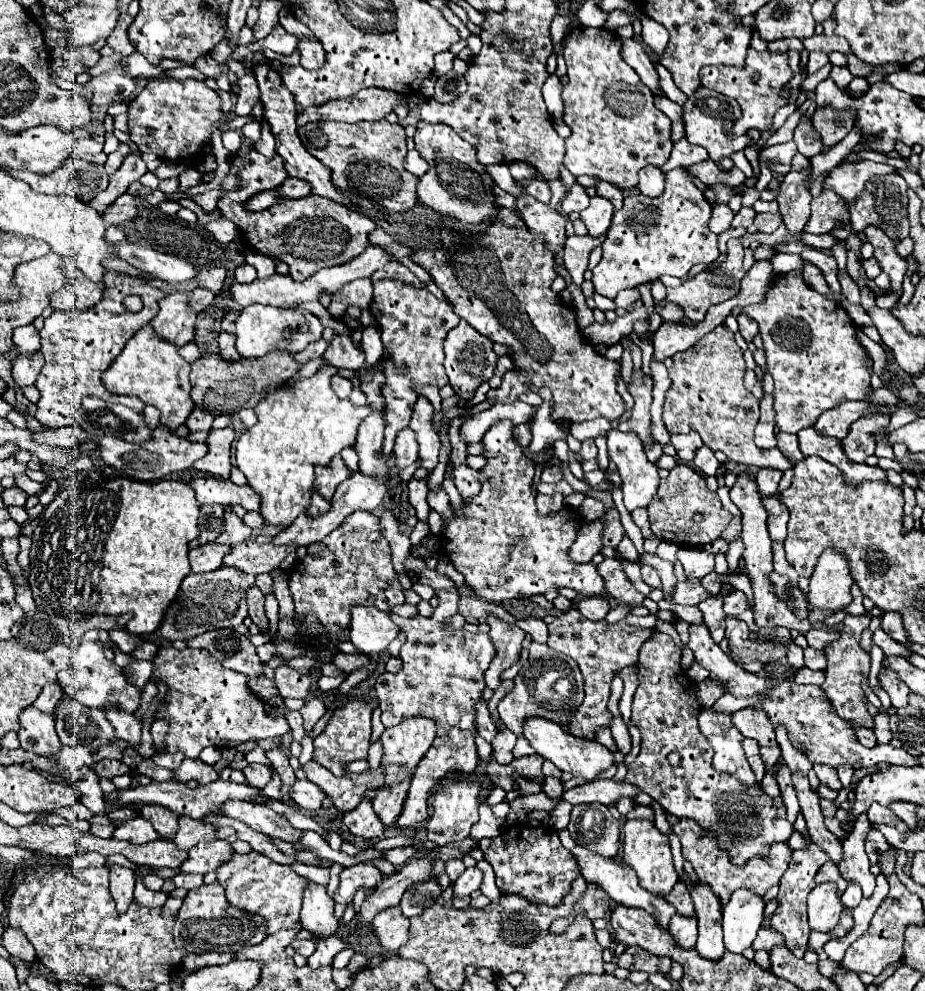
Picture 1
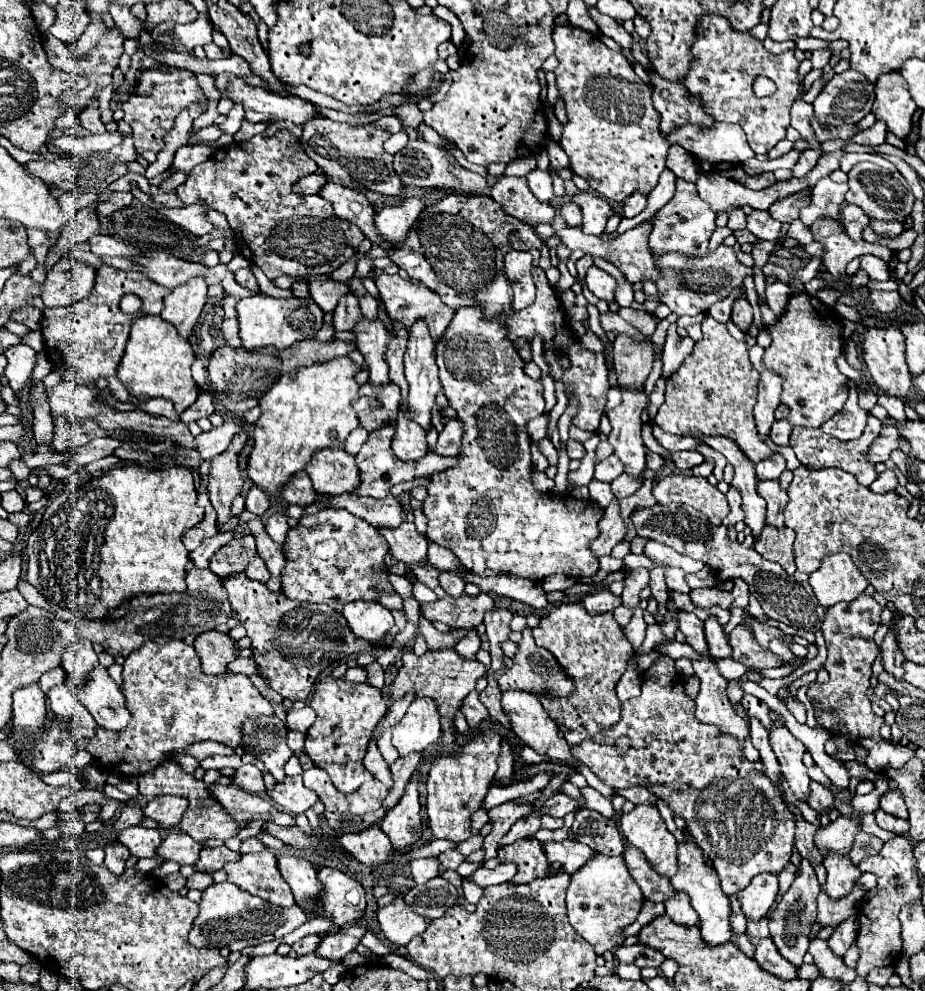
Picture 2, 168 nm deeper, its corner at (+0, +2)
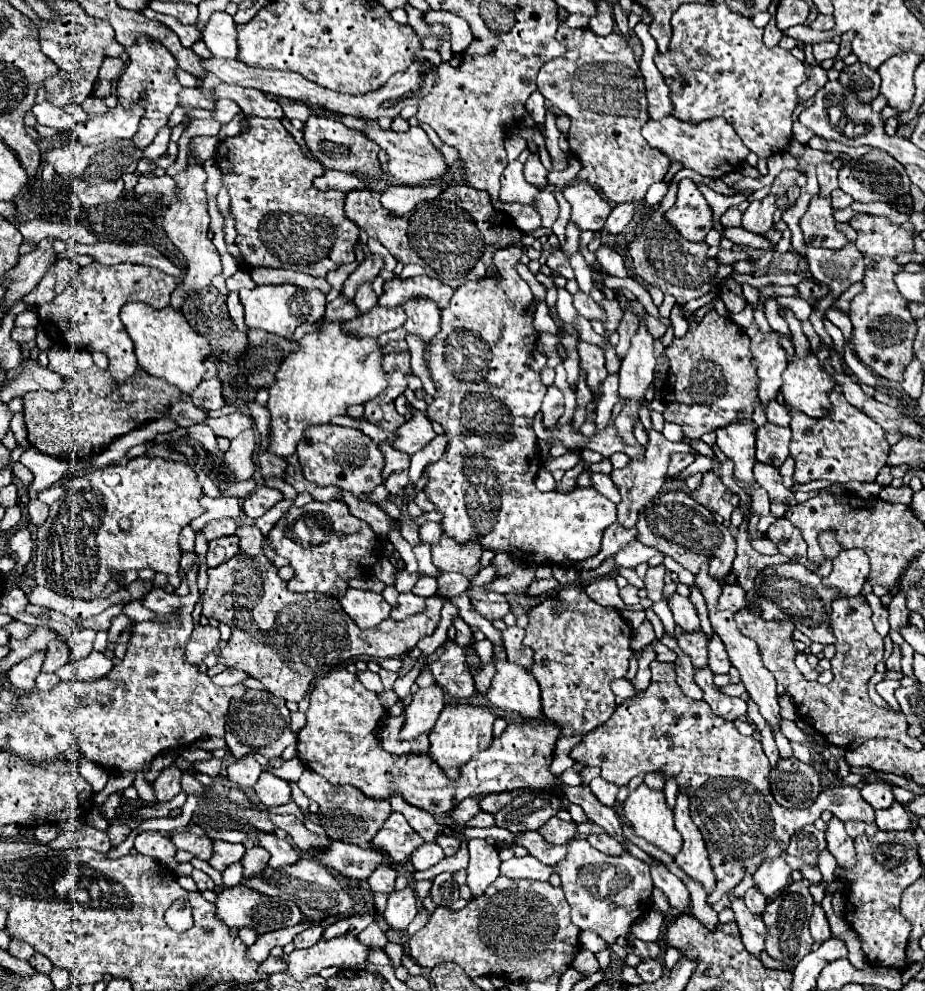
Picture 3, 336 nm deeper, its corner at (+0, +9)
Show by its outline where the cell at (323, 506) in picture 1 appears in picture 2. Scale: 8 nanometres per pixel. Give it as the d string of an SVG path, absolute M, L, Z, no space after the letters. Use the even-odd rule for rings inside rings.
M305 472L293 474L293 478L289 478L289 486L285 486L281 496L283 496L283 500L287 504L309 506L309 504L315 502L315 490L313 490L311 480L309 480L309 476Z

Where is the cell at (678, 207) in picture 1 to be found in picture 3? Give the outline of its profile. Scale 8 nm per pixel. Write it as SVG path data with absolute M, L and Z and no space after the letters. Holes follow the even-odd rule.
M691 179L679 181L679 193L675 205L665 213L671 227L677 229L687 241L705 241L705 235L713 229L711 207Z

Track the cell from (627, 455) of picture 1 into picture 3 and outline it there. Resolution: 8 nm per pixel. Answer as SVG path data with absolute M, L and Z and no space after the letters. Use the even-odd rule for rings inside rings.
M641 321L641 327L639 327L637 335L633 337L631 347L629 347L627 355L623 357L621 369L619 369L619 375L621 375L619 395L621 395L623 403L621 403L621 413L615 417L615 427L617 427L617 433L619 433L619 437L623 439L625 445L635 445L637 443L635 437L633 437L633 427L639 423L639 409L645 403L645 391L655 379L655 365L657 365L657 361L655 361L655 353L653 353L653 337Z

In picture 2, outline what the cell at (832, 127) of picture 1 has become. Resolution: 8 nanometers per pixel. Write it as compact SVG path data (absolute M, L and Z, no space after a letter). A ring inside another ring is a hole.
M855 70L835 74L813 102L815 116L821 124L857 124L871 112L875 100L873 84Z

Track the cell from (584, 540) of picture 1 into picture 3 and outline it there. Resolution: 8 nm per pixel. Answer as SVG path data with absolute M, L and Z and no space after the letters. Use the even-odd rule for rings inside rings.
M653 429L647 435L649 435L649 443L645 447L645 461L633 459L627 467L615 469L611 473L611 479L613 479L615 487L619 489L619 493L621 493L621 501L619 501L619 525L623 525L623 527L635 527L637 517L639 517L639 511L661 491L663 477L667 473L671 453L675 453L675 451L693 453L693 447L689 443L671 443L661 433L657 433Z

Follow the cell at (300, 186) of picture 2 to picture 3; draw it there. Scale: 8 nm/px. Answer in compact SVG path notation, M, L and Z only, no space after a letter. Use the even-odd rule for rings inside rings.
M325 171L323 175L313 179L313 187L321 189L321 191L329 191L329 189L337 189L337 191L353 191L353 189L367 189L367 183L363 179L359 179L353 173L341 173L341 171Z

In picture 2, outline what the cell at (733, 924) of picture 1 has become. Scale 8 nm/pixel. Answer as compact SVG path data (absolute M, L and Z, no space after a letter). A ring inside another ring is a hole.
M757 874L753 882L741 890L737 896L741 900L741 908L749 920L765 918L771 910L779 892L777 874Z

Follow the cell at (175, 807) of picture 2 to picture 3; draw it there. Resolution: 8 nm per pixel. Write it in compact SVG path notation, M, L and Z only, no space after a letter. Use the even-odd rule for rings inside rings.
M171 765L159 773L159 777L153 781L155 797L159 803L171 801L177 793L181 793L181 769Z

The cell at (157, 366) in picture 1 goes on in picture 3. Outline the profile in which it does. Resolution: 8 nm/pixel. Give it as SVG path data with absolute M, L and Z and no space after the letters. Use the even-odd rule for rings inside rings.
M129 303L121 309L121 321L133 339L135 357L143 371L179 387L183 395L191 395L193 389L199 387L205 373L203 361L211 353L211 347L203 335L197 335L189 327L183 313L175 311L173 307L153 309L145 303Z

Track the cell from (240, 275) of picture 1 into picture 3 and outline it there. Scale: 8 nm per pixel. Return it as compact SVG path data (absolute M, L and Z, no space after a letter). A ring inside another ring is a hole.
M239 269L233 277L227 279L227 289L229 291L239 291L239 289L255 289L257 283L253 283L249 269Z

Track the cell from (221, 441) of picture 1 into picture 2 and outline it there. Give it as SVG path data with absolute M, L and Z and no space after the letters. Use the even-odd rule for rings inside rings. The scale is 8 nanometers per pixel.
M239 432L231 446L221 452L219 456L215 456L211 460L211 472L209 472L209 496L211 496L211 504L217 510L217 522L219 522L219 530L227 532L233 530L239 522L239 518L231 518L229 508L235 496L243 494L243 476L237 464L237 458L243 450L243 446L247 444L247 434Z

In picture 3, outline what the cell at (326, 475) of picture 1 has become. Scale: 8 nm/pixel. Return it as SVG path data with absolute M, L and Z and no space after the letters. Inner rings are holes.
M315 425L305 431L305 439L301 439L297 447L299 463L305 479L317 485L337 485L353 495L371 493L377 485L381 485L381 451L377 443L373 443L367 435L353 427L341 425Z

